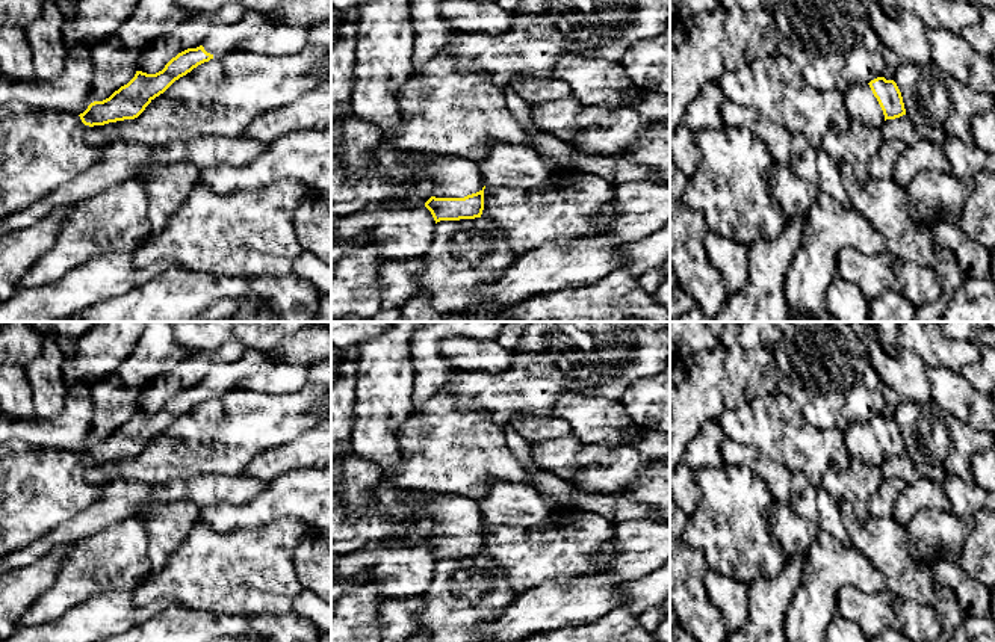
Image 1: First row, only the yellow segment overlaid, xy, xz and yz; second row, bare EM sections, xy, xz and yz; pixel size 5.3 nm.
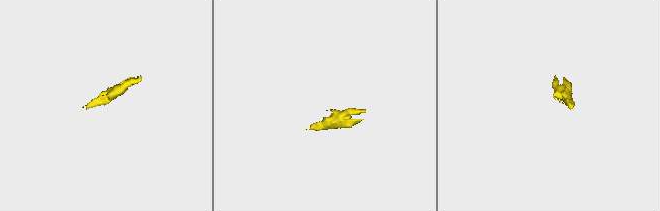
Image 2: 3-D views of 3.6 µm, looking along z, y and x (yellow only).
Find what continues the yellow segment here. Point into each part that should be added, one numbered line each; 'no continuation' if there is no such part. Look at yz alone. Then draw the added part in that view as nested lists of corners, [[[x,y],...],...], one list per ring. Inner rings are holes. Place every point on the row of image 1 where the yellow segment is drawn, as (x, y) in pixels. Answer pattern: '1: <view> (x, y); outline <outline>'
1: yz (861, 104); outline [[[857,83],[844,94],[848,119],[857,119],[869,127],[882,130],[883,110],[868,83]]]

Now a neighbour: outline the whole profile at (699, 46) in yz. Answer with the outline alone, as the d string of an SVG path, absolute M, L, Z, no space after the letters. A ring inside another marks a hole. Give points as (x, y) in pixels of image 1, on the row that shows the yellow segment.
M764 6L732 12L717 8L674 20L670 29L670 137L708 83L755 59L777 57L780 41L773 12Z

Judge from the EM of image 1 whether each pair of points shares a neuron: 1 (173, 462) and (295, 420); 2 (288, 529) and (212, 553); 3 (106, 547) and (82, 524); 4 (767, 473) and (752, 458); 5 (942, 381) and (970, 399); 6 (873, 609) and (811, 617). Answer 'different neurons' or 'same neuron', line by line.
1: same neuron
2: same neuron
3: different neurons
4: same neuron
5: same neuron
6: different neurons

